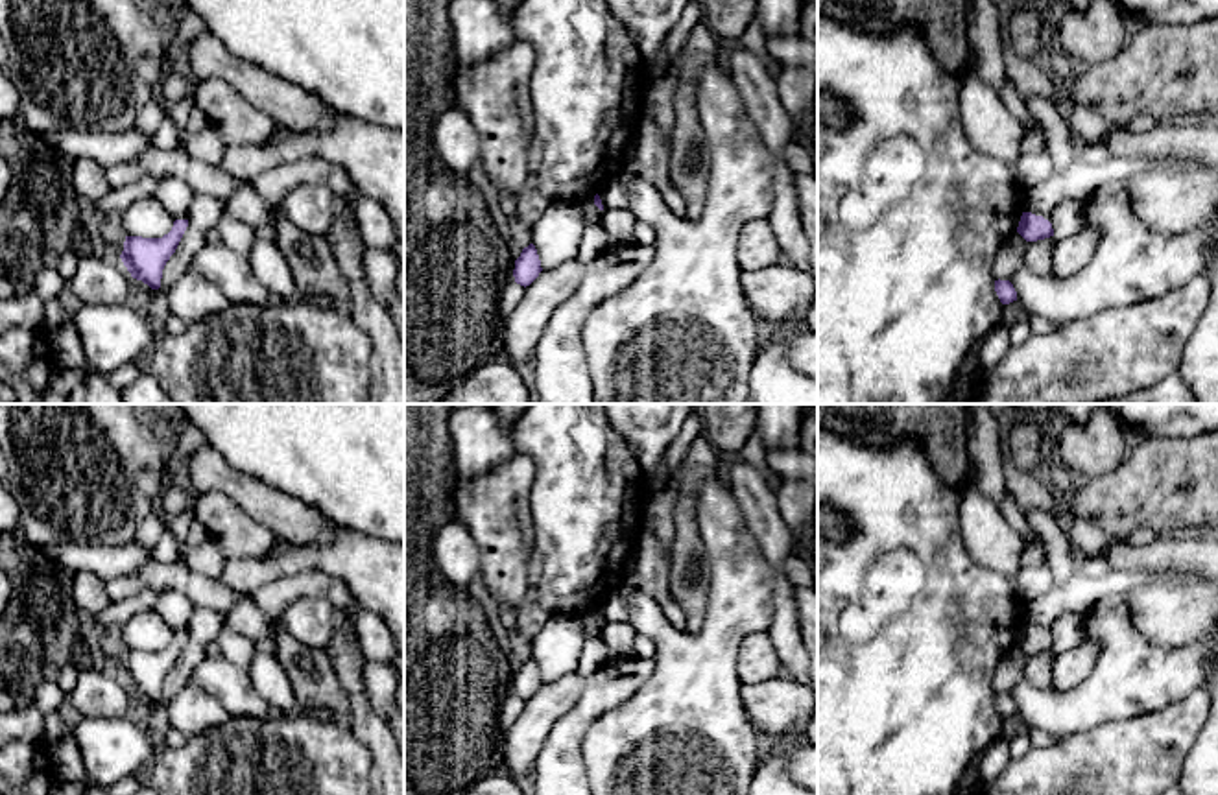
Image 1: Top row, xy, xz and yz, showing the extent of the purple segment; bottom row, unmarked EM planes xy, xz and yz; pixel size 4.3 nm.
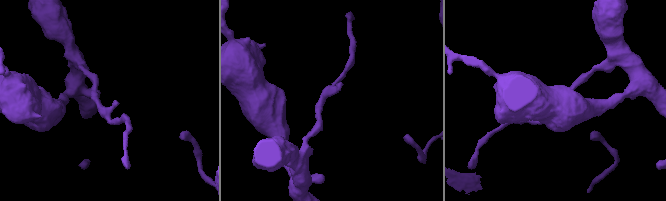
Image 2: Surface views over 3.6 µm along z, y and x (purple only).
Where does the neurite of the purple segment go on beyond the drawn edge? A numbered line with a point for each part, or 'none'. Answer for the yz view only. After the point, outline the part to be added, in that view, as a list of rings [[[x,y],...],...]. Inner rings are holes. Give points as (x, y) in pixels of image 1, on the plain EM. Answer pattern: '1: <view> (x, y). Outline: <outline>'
none

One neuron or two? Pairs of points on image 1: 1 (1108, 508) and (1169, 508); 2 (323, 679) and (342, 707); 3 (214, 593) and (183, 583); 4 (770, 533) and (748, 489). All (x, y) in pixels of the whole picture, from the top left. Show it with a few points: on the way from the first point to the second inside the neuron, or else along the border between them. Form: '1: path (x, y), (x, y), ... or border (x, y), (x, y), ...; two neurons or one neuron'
1: path (1122, 508), (1154, 508); one neuron
2: path (323, 687), (334, 700); one neuron
3: path (207, 593), (191, 583); one neuron
4: path (764, 522), (757, 500); one neuron

